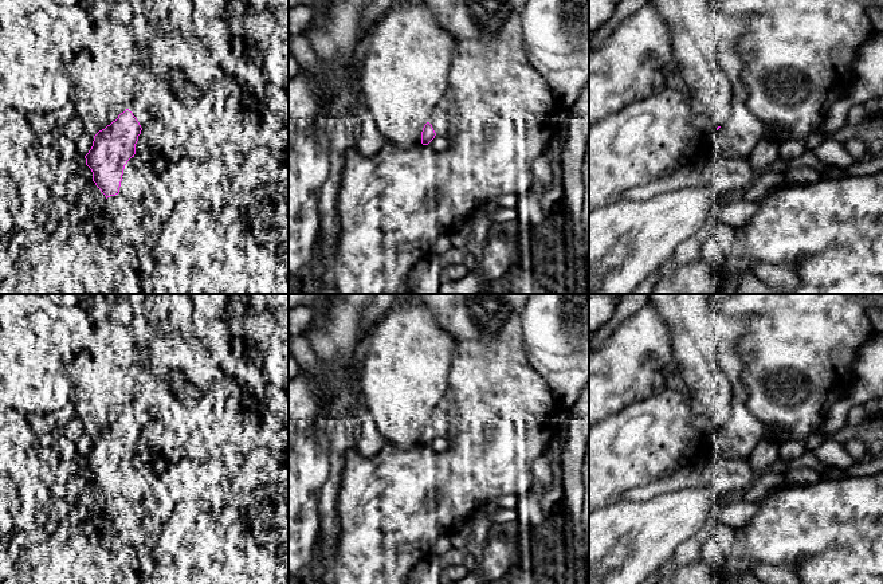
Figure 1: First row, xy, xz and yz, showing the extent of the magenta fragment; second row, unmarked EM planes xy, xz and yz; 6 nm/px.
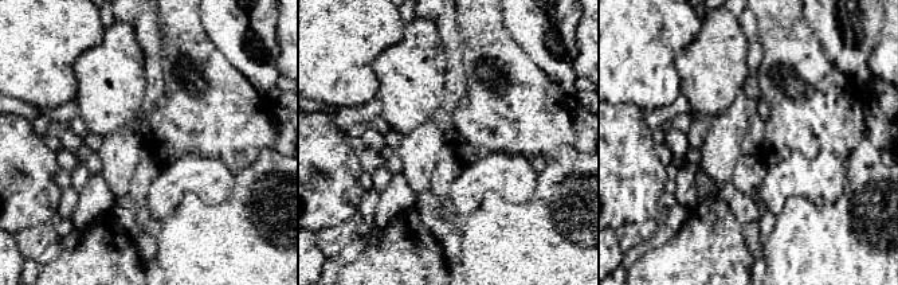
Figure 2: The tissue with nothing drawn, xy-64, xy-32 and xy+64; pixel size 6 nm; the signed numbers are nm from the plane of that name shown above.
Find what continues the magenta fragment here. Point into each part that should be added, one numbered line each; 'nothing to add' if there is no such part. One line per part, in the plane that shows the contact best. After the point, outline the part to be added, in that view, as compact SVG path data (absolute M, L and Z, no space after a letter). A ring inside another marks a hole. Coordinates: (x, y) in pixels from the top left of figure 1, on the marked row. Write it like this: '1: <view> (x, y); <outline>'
1: xy (144, 95); M141 7L134 8L127 30L138 52L145 52L145 58L141 60L136 77L136 85L129 105L129 110L137 118L140 125L144 126L150 119L149 109L154 106L156 102L157 82L149 68L146 20Z

